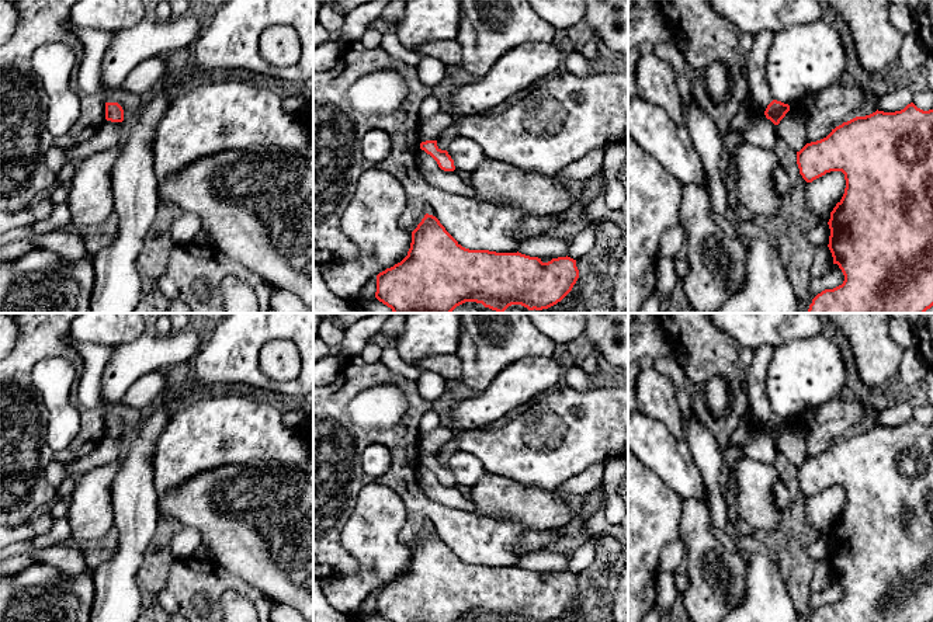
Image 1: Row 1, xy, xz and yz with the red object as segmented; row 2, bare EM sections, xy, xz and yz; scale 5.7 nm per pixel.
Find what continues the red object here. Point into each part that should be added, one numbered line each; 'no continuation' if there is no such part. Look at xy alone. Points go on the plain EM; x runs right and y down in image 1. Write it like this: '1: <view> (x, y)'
no continuation

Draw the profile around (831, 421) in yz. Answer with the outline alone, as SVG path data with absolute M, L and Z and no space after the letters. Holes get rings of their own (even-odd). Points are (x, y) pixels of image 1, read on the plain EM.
M830 399L829 402L822 403L819 407L807 410L798 416L798 423L794 424L790 421L790 425L798 425L807 432L807 456L816 456L826 452L836 441L856 432L866 421L866 407L857 400L836 400Z

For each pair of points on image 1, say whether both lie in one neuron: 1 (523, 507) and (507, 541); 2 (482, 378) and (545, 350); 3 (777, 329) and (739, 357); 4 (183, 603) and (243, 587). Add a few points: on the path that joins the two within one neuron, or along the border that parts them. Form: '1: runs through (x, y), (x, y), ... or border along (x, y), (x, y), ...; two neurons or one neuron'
1: border along (484, 517), (513, 521), (526, 530); two neurons
2: runs through (496, 362), (510, 348), (530, 348); one neuron
3: border along (722, 329), (741, 344), (753, 350); two neurons
4: runs through (196, 587), (198, 584), (228, 584); one neuron

